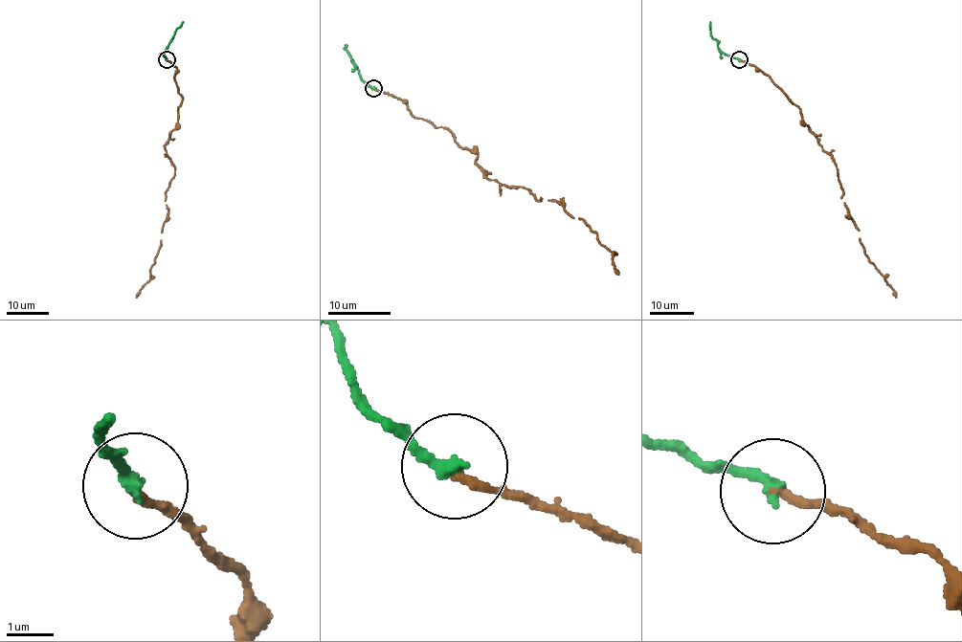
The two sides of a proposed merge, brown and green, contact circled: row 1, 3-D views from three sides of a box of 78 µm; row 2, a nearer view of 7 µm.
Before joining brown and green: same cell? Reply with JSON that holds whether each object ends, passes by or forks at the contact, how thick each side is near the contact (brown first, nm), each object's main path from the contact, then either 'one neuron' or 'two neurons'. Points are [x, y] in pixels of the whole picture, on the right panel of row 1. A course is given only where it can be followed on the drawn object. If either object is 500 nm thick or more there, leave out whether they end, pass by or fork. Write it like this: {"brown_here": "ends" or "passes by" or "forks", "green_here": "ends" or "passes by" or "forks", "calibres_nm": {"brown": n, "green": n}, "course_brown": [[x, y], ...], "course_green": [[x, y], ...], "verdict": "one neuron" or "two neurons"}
{"brown_here": "ends", "green_here": "ends", "calibres_nm": {"brown": 160, "green": 280}, "course_brown": [[739, 60], [770, 77], [800, 109], [802, 120], [836, 165], [841, 199], [861, 246], [896, 297]], "course_green": [[739, 60], [723, 54], [718, 48], [710, 33], [711, 22]], "verdict": "one neuron"}

